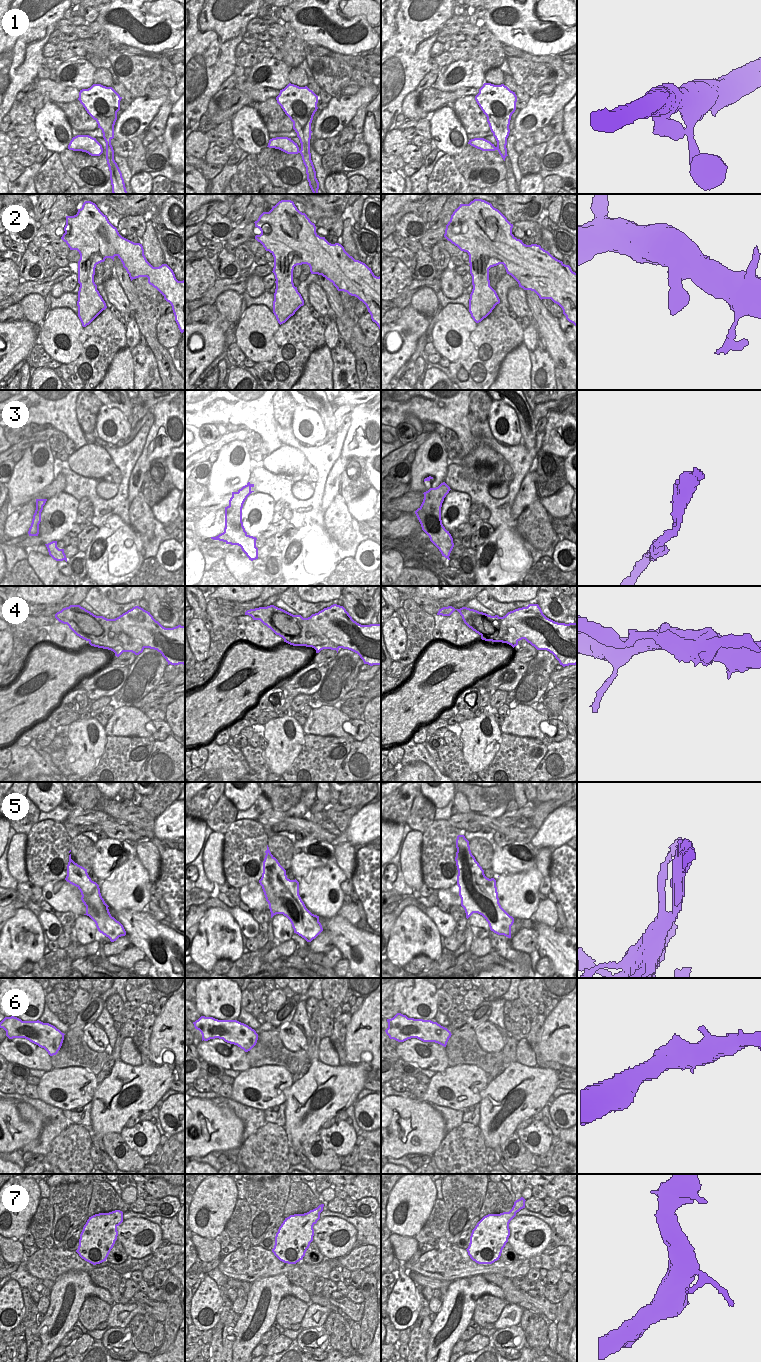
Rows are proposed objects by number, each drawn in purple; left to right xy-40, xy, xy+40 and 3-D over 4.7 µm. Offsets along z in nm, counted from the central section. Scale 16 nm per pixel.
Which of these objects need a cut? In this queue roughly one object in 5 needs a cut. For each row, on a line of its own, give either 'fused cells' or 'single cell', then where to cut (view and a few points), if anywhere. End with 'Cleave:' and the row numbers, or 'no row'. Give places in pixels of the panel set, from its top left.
1: single cell; cut none
2: single cell; cut none
3: single cell; cut none
4: fused cells; cut xy-40 (112, 619), (129, 636), (138, 638), (145, 647)
5: single cell; cut none
6: single cell; cut none
7: single cell; cut none
Cleave: 4

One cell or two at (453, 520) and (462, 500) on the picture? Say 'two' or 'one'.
one

